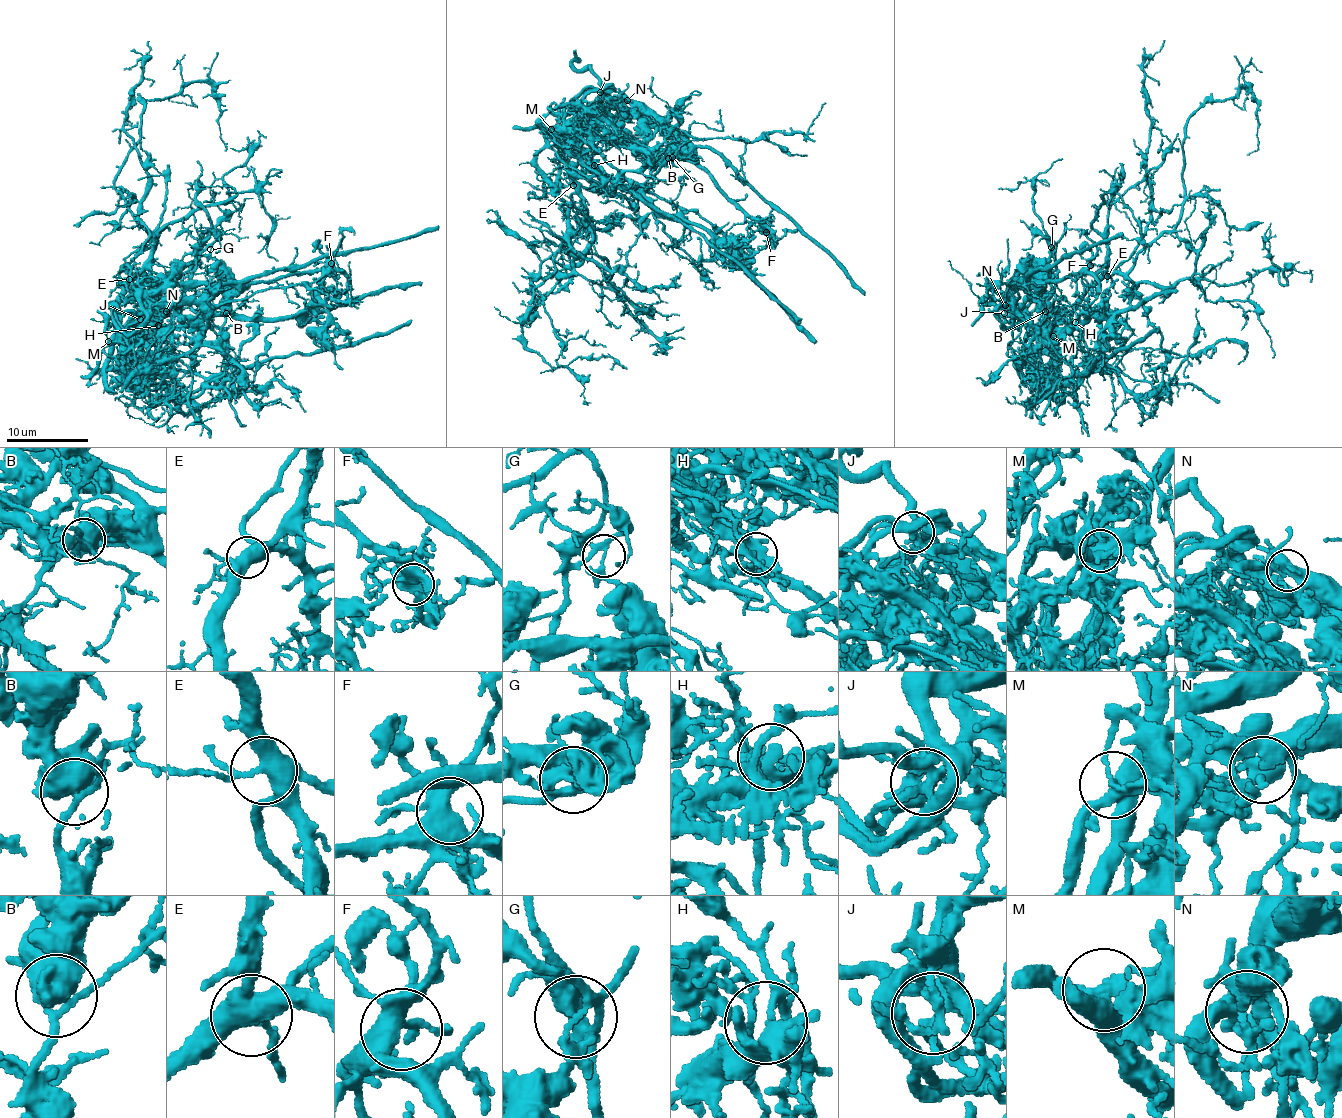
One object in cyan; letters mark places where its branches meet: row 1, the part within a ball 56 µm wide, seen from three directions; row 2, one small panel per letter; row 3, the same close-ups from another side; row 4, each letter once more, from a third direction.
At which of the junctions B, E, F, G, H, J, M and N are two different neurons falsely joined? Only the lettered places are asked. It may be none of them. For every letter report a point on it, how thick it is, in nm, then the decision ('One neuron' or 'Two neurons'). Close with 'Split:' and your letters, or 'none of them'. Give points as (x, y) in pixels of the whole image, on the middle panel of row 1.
B: Place: (668, 158). Thickness 500 nm. Two neurons
E: Place: (573, 185). Thickness 440 nm. One neuron
F: Place: (766, 232). Thickness 460 nm. One neuron
G: Place: (672, 157). Thickness 190 nm. Two neurons
H: Place: (594, 165). Thickness 320 nm. Two neurons
J: Place: (600, 92). Thickness 280 nm. One neuron
M: Place: (551, 129). Thickness 380 nm. Two neurons
N: Place: (627, 100). Thickness 360 nm. One neuron
Split: B, G, H, M

